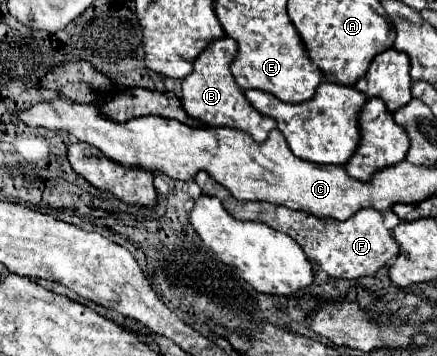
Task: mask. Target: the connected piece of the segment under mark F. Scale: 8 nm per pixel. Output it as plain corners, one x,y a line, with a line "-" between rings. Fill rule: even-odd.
199,171
195,175
195,183
201,187
205,195
217,197
223,203
225,211
231,213
233,217
243,219
243,221
247,219
261,221
269,225
271,229
293,237
305,251
315,273
323,271
329,277
341,277
341,279
357,279
365,275
375,275
399,251
399,245
395,243
391,233
385,229
383,215
377,209
361,209
347,221
333,221
333,219
315,217
305,211
293,211
283,205
273,205
273,203
263,203
263,201
237,201
223,185
211,179
211,175
205,171

